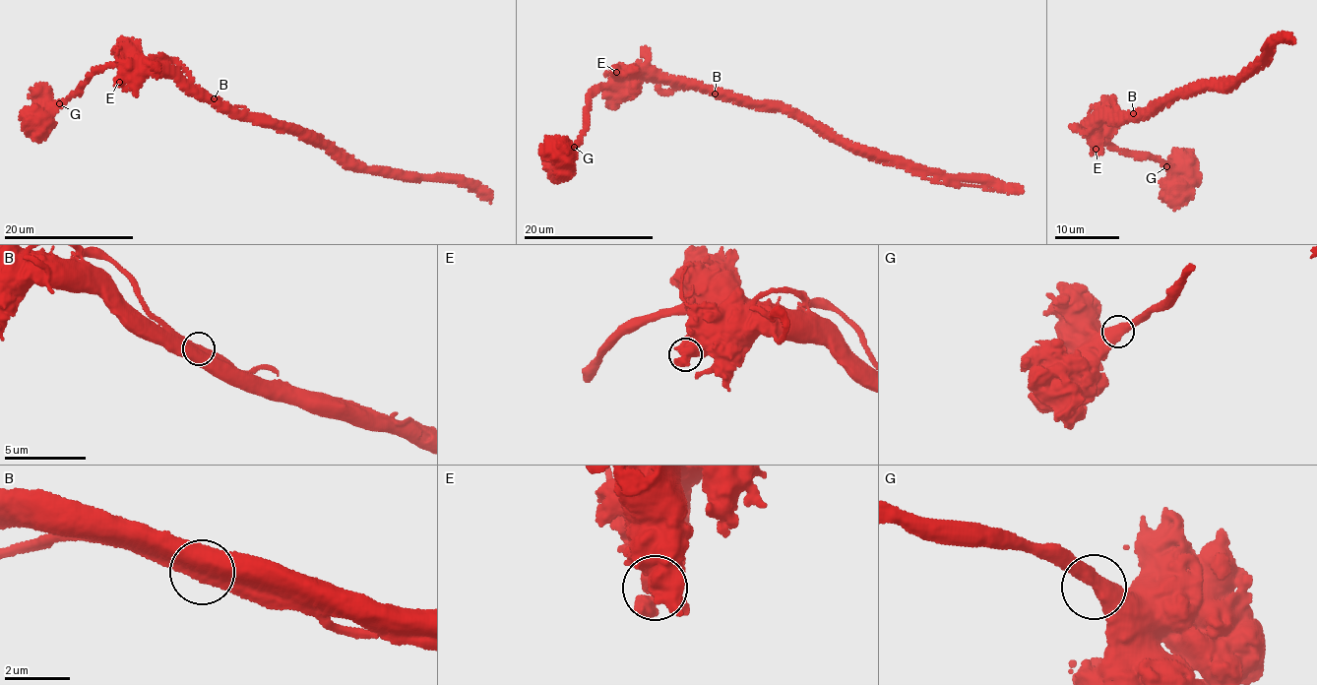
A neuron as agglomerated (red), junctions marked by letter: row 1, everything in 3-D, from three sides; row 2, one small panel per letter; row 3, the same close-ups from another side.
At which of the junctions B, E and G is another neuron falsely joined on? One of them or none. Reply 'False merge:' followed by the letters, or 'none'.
False merge: B

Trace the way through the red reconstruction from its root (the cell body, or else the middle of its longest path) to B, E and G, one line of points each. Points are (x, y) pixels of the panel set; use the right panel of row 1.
B: (1155, 111), (1150, 115), (1133, 113)
E: (1155, 111), (1147, 117), (1122, 115), (1117, 119), (1108, 117), (1097, 124), (1091, 139), (1096, 149)
G: (1155, 111), (1103, 116), (1095, 125), (1099, 126), (1099, 133), (1114, 148), (1151, 155), (1166, 166)

